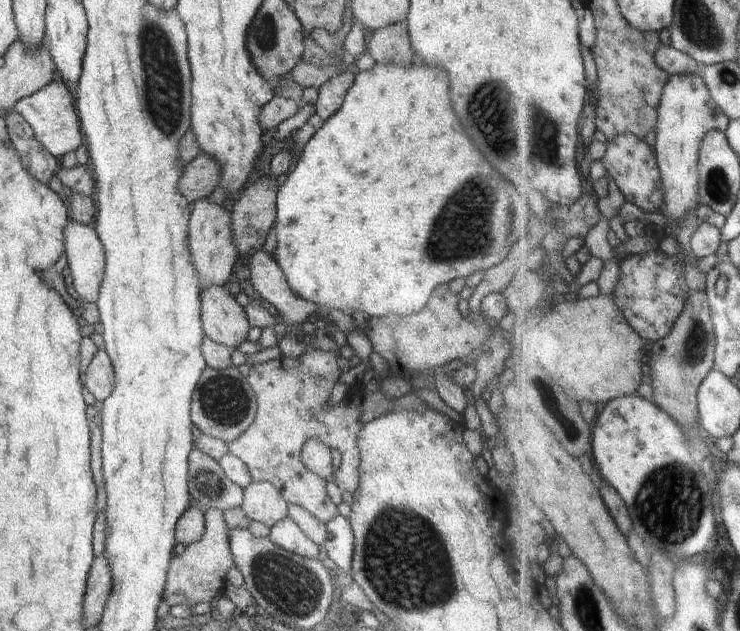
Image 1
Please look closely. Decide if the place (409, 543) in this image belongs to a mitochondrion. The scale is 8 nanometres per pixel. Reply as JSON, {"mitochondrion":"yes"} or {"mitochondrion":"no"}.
{"mitochondrion":"yes"}

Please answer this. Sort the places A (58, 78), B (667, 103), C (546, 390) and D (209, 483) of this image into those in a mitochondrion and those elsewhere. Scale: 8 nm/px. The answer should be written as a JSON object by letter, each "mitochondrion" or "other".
{"A":"other","B":"other","C":"mitochondrion","D":"mitochondrion"}

